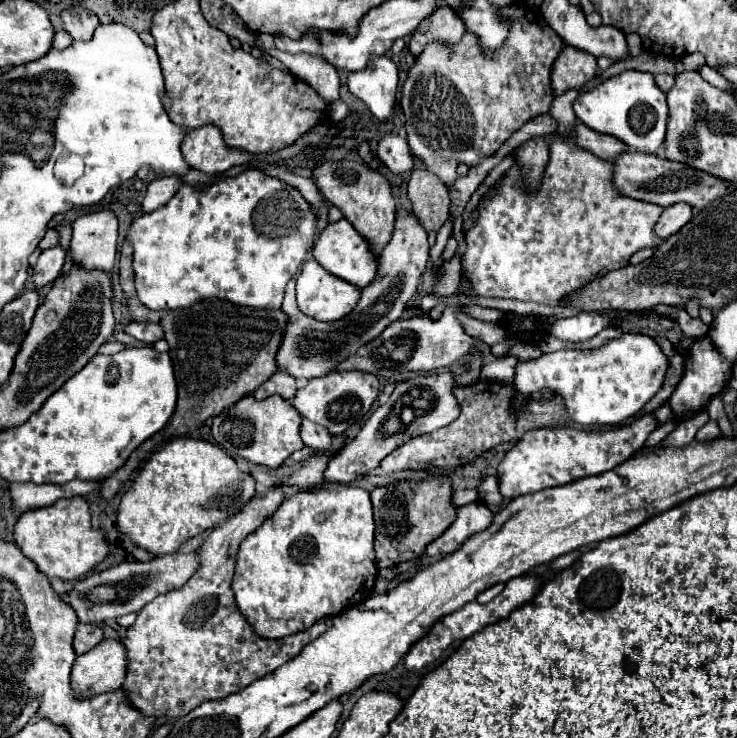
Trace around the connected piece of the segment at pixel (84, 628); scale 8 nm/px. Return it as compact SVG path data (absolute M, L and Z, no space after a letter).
M78 624L74 636L74 650L76 654L84 654L90 648L94 648L100 640L102 640L102 630L96 624Z

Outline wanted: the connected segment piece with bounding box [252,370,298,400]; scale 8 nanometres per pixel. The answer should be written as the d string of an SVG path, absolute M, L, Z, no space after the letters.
M278 370L276 374L272 374L272 378L268 378L268 382L260 384L260 388L252 396L256 400L264 400L264 398L268 398L272 394L278 394L278 396L282 396L286 400L292 400L294 394L296 394L296 390L298 390L296 388L296 380L290 374Z

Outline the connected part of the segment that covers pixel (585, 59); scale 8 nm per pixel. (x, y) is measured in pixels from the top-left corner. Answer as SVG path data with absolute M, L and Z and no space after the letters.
M564 46L552 66L552 90L556 96L570 88L580 90L584 82L596 76L596 56L578 50L574 46Z

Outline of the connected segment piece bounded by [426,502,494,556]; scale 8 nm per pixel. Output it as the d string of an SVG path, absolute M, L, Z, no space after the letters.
M470 502L460 506L454 524L436 540L426 546L428 556L446 556L458 550L472 534L486 530L494 520L494 512L482 502Z

